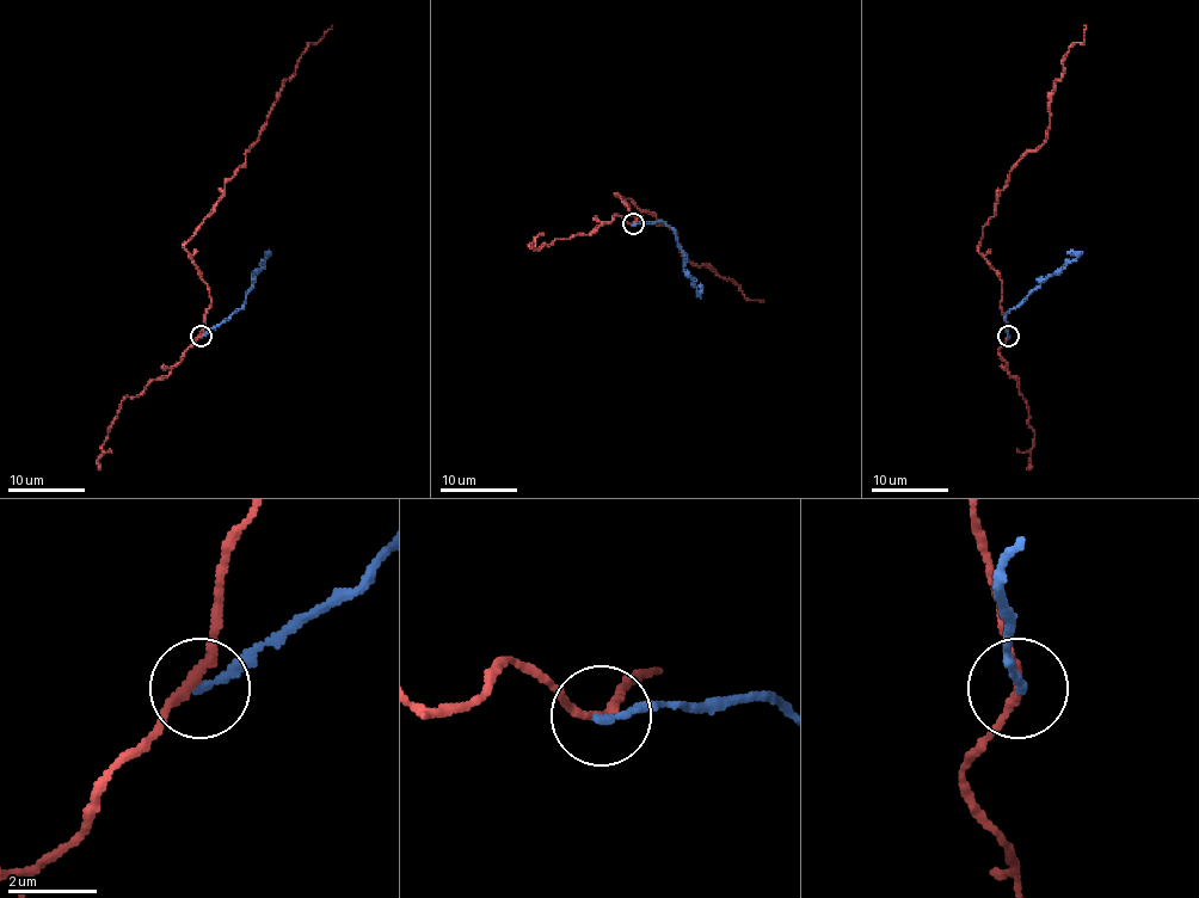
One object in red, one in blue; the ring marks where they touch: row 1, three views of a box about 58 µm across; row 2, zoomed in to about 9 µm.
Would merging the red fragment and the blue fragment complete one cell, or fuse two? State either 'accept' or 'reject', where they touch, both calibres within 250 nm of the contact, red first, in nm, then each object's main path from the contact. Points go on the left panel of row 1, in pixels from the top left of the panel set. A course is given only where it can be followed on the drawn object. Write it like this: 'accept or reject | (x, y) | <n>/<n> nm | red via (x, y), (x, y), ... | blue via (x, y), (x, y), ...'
reject | (201, 336) | 180/190 nm | red via (202, 336), (211, 303), (209, 288), (184, 244), (246, 161), (305, 48), (332, 25) | blue via (202, 336), (244, 305), (251, 276), (269, 251)

